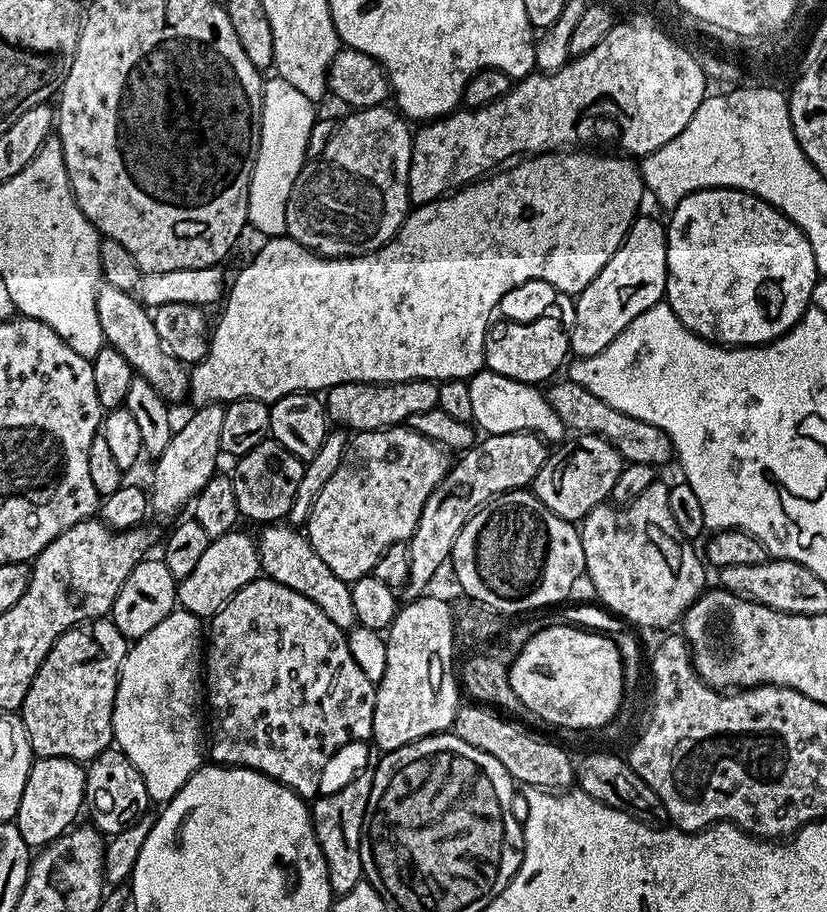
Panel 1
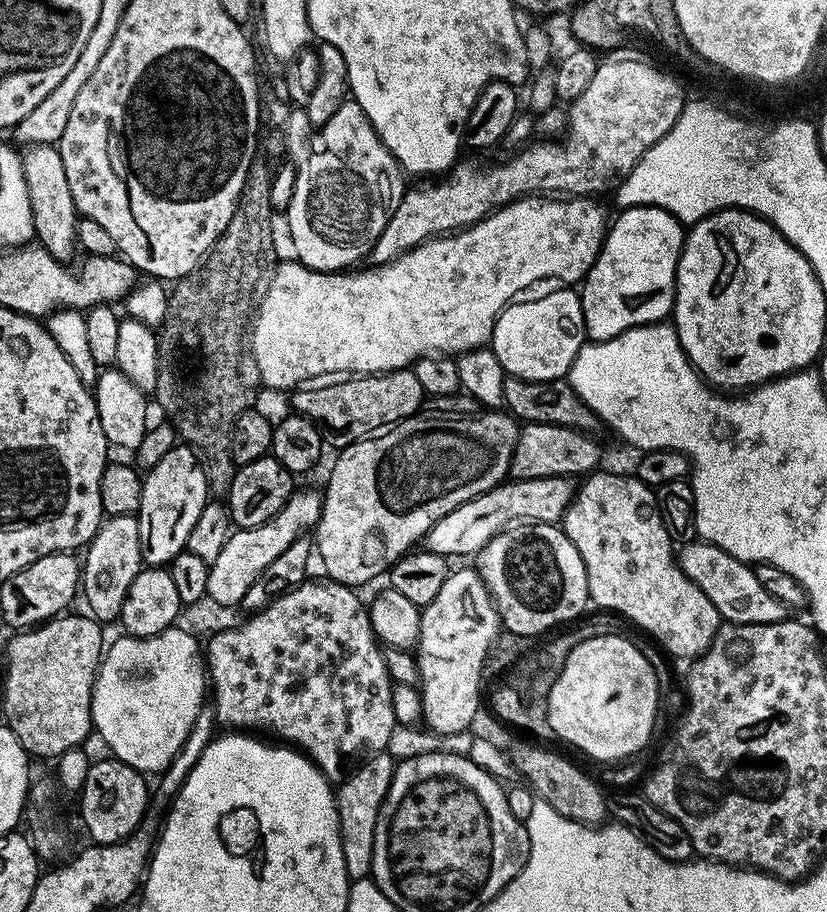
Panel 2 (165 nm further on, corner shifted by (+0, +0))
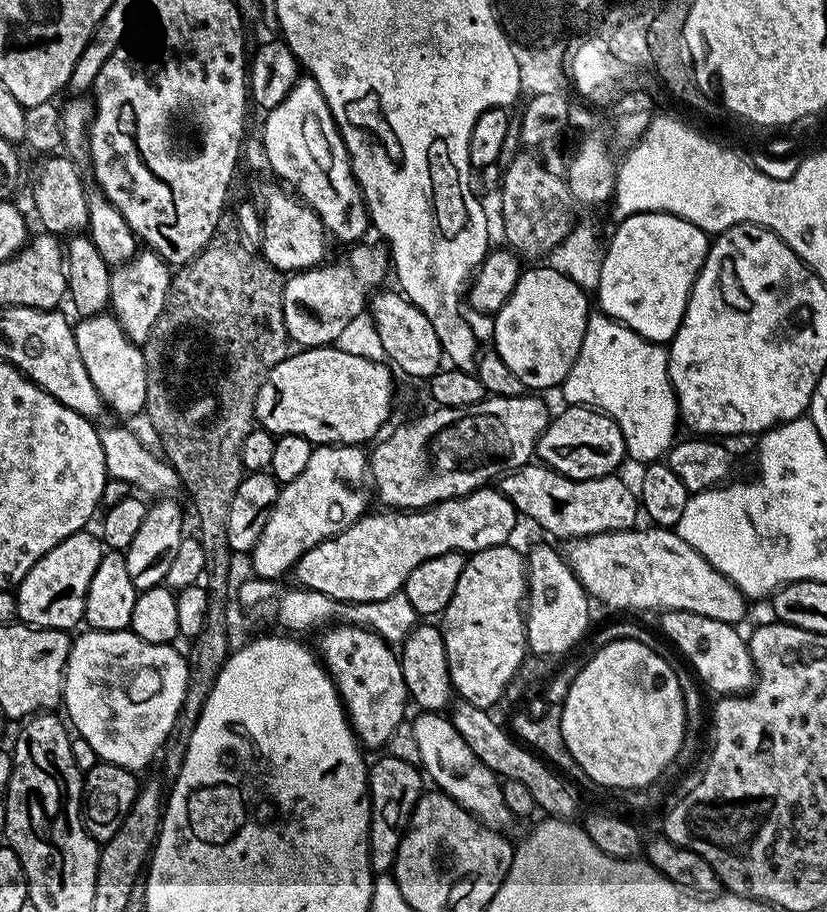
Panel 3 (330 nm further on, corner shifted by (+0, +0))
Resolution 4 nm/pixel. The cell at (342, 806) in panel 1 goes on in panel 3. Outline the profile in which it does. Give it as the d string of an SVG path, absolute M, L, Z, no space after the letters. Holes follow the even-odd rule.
M384 756L376 765L373 763L369 767L368 861L373 873L388 874L393 871L398 846L402 842L404 831L408 829L408 822L412 819L412 811L425 791L425 777L413 761L412 764L408 760L403 760L400 756Z

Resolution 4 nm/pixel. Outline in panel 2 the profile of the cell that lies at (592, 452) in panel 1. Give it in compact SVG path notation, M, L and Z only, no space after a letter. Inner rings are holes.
M547 476L537 480L509 479L473 500L462 502L462 506L450 510L450 514L434 522L426 537L427 551L436 552L445 558L472 558L484 549L490 538L500 532L502 526L511 525L513 522L559 525L563 521L568 503L576 494L576 489L577 485L566 476Z

